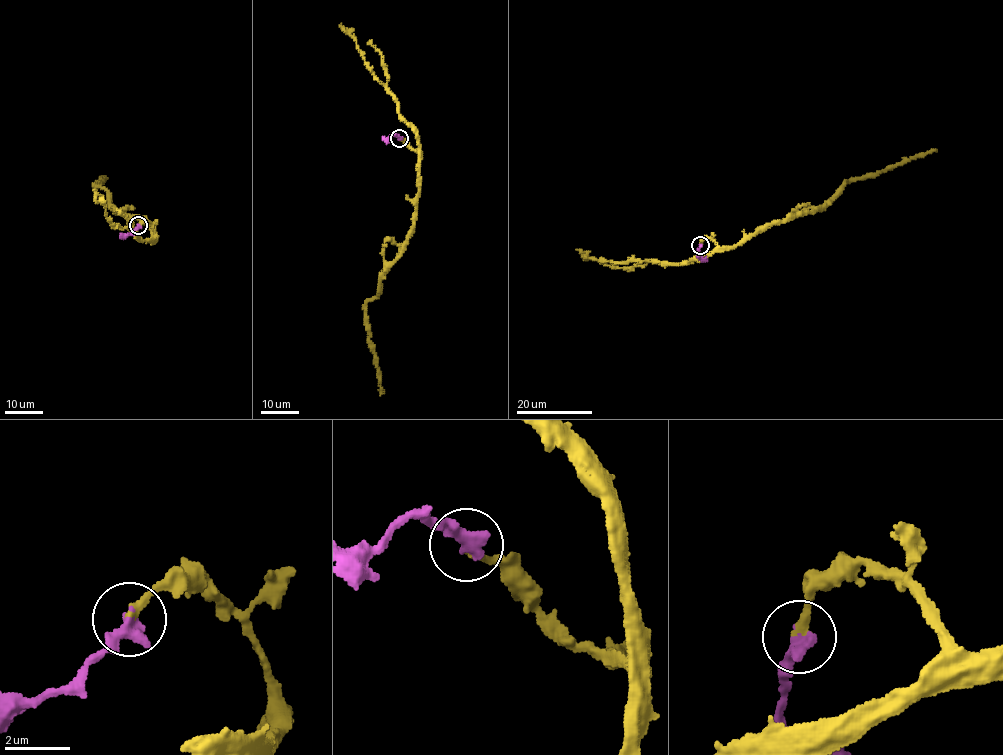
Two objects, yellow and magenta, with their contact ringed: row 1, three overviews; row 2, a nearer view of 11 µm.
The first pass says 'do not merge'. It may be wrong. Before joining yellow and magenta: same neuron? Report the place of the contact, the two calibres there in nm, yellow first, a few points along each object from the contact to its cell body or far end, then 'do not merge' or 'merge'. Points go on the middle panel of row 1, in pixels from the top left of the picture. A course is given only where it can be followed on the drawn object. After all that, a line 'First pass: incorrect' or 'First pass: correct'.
(399, 138) | 280/480 nm | yellow via (400, 138), (419, 154), (419, 167), (414, 225), (400, 255), (381, 277), (378, 294), (366, 304), (379, 395) | magenta via (400, 138), (393, 135), (382, 140) | merge
First pass: incorrect

